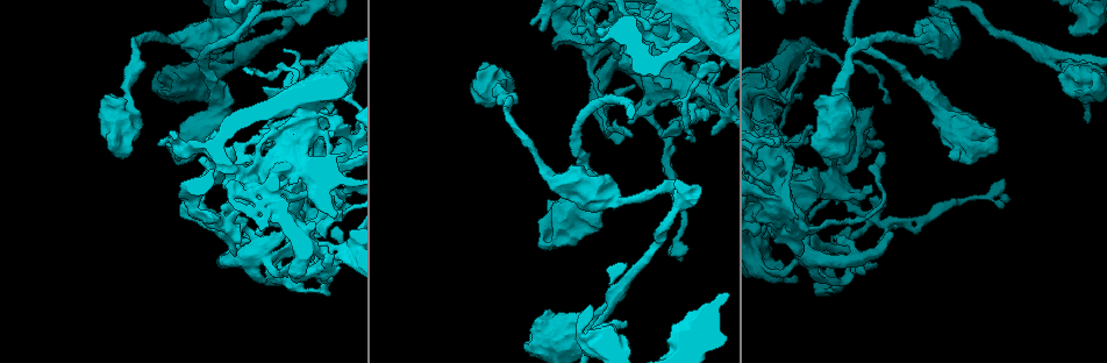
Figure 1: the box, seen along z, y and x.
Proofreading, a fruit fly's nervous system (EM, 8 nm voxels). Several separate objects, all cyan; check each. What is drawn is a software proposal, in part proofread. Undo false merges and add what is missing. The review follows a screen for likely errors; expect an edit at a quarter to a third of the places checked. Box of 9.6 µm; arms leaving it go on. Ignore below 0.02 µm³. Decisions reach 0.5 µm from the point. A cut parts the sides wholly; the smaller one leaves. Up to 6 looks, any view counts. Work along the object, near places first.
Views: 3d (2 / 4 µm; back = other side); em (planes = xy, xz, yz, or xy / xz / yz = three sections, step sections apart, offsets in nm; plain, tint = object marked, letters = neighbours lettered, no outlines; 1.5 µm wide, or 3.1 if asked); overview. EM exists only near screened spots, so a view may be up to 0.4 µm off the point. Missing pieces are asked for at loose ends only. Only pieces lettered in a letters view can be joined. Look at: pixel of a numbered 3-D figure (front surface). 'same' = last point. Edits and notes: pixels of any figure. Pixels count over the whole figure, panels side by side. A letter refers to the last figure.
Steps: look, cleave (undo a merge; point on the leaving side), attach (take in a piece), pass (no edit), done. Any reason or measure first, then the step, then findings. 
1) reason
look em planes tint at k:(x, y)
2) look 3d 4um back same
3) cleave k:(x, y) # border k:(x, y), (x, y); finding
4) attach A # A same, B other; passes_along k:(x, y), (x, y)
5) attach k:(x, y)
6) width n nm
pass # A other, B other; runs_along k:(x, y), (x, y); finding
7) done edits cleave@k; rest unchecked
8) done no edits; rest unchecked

branch stops here
look 3d 4um at 1:(621, 135)

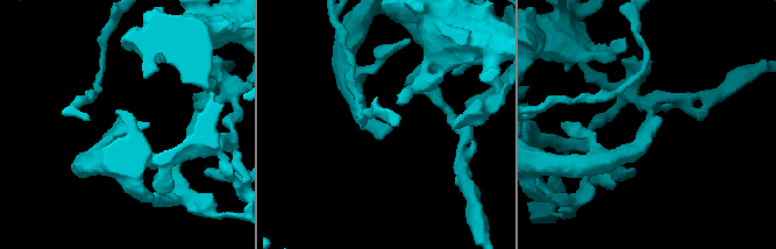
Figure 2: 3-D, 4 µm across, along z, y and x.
need the tissue
look em planes plain at 2:(647, 121)

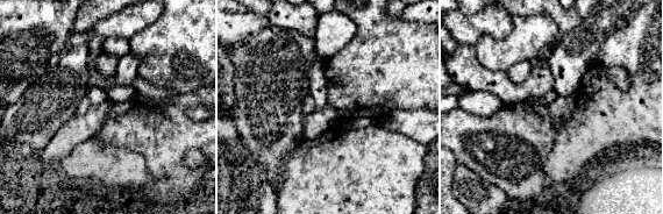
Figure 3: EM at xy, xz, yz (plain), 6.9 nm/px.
look em planes letters same

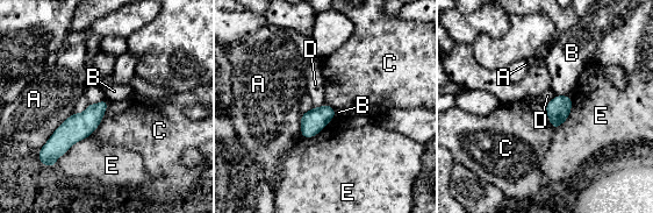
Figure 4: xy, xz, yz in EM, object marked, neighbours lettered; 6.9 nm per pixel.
pass # A other, B other, C other, D other, E other; border 4:(107, 99), (102, 120), (88, 136); no lettered piece goes on from it

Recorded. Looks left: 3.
thick turns thin
look 3d 4um at 1:(668, 15)

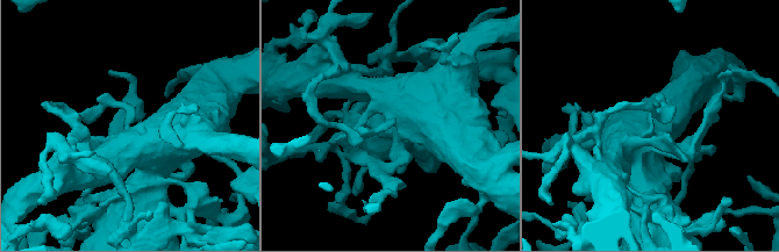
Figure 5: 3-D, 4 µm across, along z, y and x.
need the tissue
look em planes tint at 5:(127, 114)

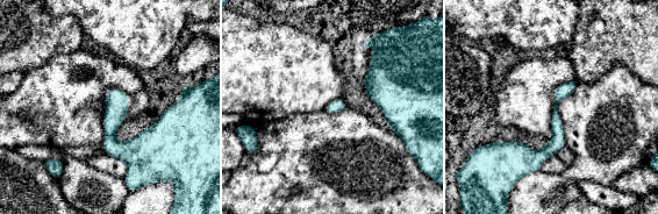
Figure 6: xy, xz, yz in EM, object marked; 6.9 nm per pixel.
look em planes letters same

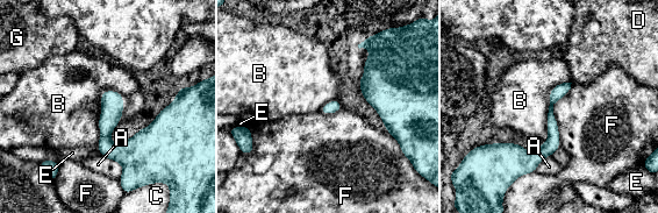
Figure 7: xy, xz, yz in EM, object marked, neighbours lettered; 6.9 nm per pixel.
pass # A other, B other, C other, D other, E other, F other, G other; runs_along 7:(567, 85), (551, 101), (552, 141), (515, 168); all the same neuron

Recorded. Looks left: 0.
done no edits; rest unchecked

